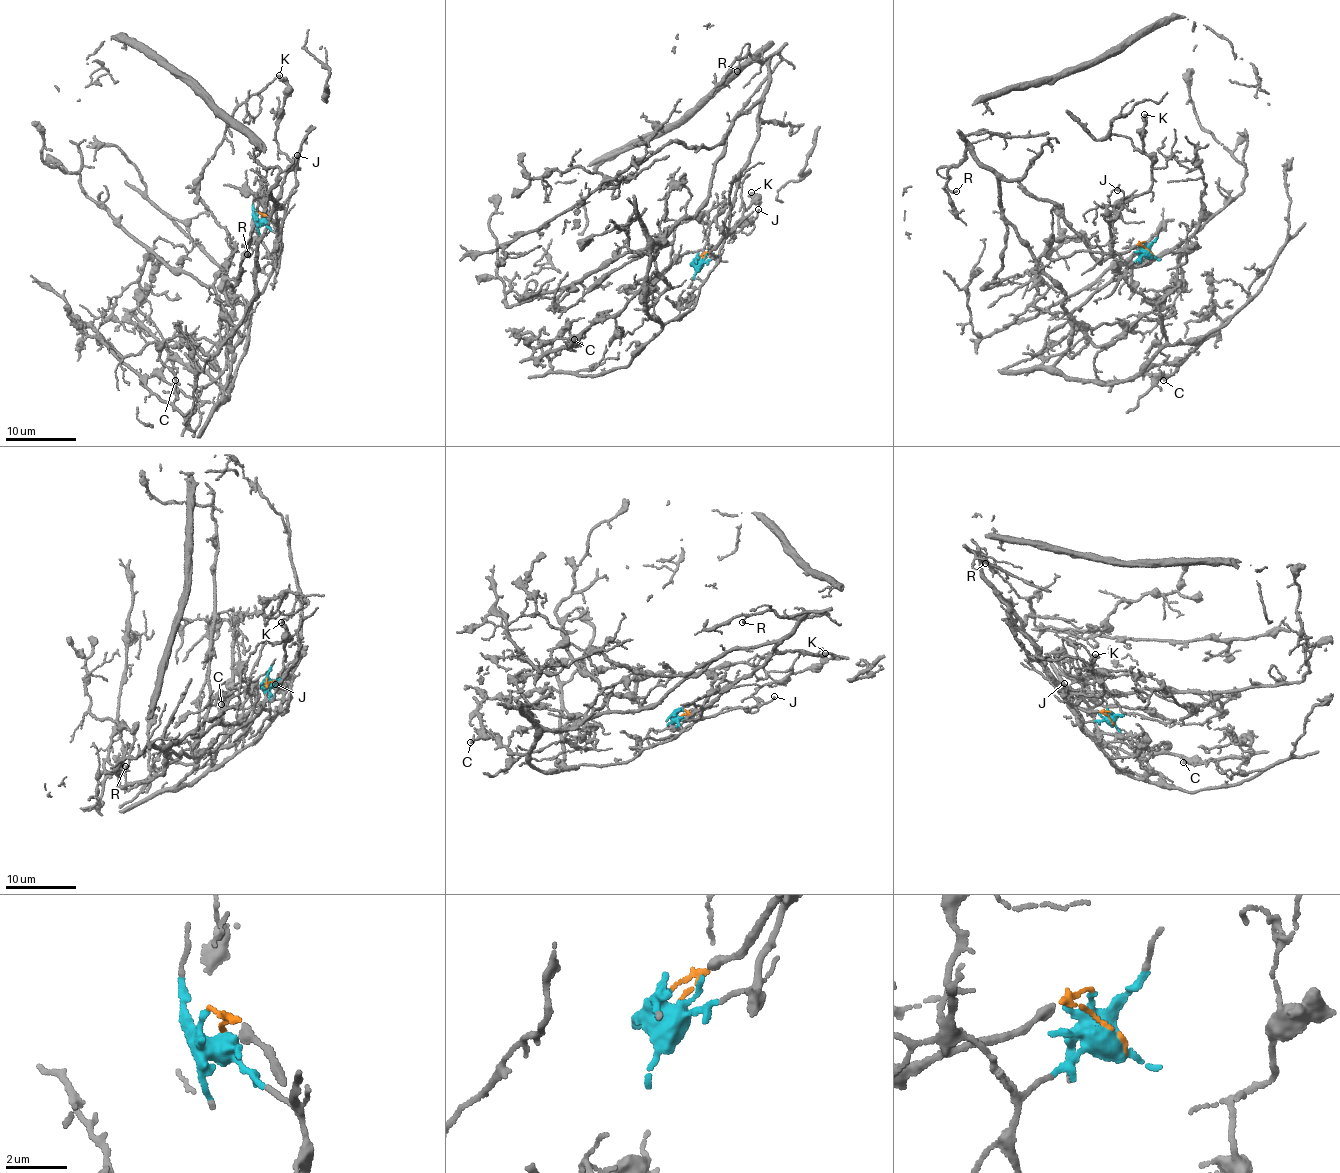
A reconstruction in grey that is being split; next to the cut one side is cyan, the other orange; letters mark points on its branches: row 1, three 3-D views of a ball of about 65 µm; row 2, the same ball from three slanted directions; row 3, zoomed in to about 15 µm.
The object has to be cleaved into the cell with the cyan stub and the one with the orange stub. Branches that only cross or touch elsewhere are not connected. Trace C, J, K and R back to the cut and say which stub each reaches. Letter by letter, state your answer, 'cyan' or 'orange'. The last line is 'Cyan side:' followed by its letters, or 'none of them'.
C: cyan
J: cyan
K: cyan
R: orange
Cyan side: C, J, K

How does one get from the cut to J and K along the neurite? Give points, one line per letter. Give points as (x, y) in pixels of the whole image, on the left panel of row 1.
J: (261, 218), (277, 234), (282, 224), (289, 193), (295, 186), (298, 154)
K: (261, 218), (278, 233), (295, 185), (295, 169), (276, 144), (278, 118), (287, 90), (280, 75)

